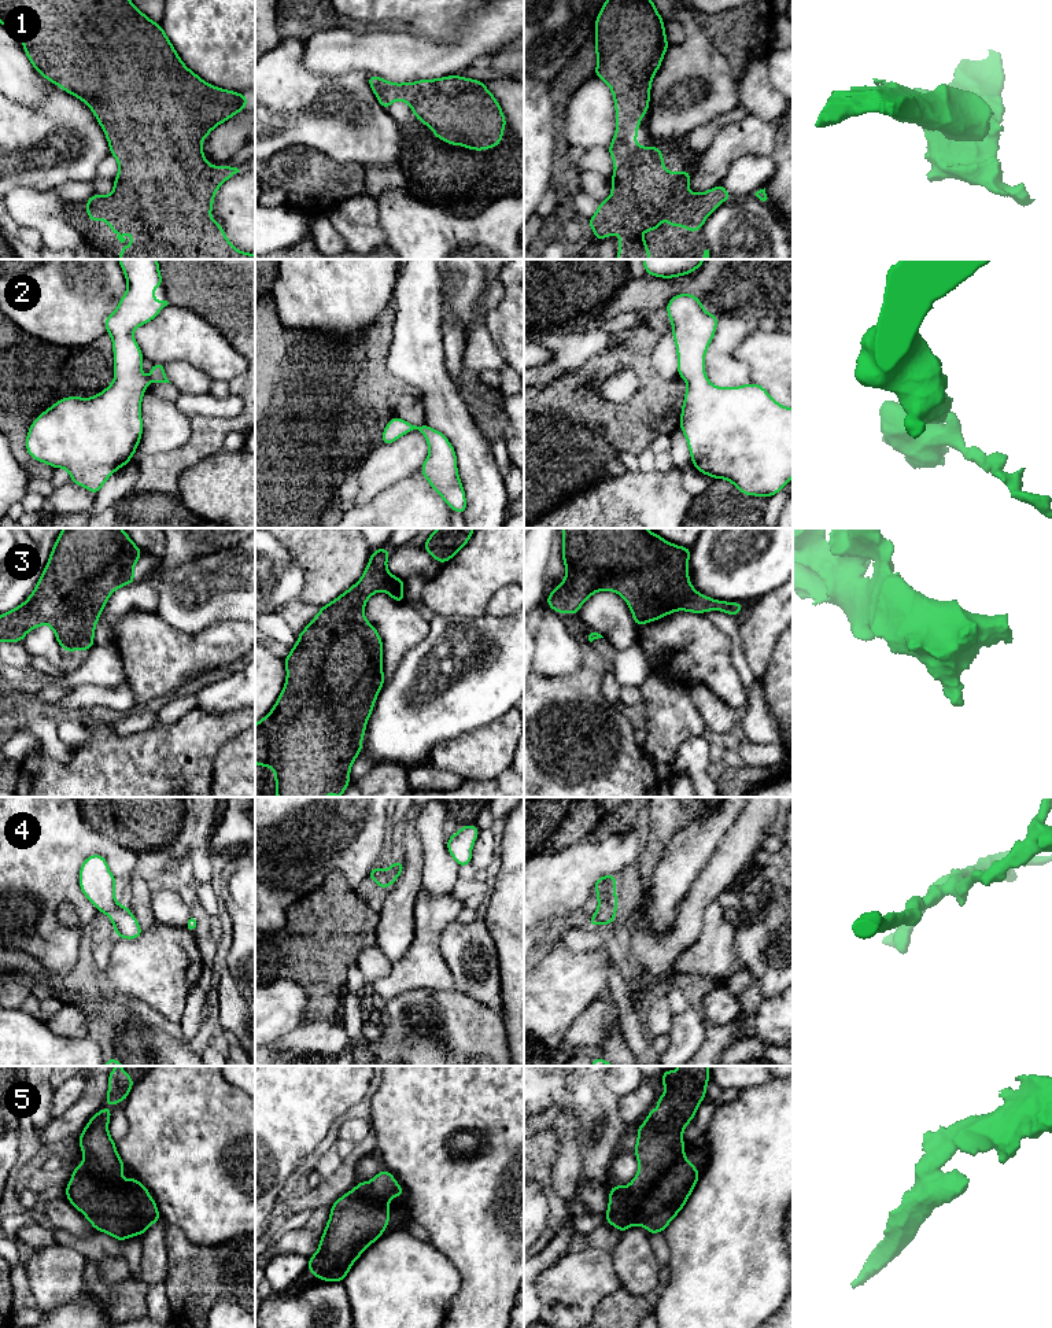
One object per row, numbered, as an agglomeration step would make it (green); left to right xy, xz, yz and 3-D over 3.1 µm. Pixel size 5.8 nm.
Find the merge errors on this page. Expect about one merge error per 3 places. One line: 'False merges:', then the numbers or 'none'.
False merges: none

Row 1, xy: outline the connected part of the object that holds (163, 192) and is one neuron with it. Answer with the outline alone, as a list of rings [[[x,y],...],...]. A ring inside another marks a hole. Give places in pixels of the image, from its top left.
[[[0,0],[0,23],[19,37],[32,66],[45,80],[56,84],[89,106],[106,133],[110,154],[117,159],[119,166],[118,174],[114,178],[114,191],[106,196],[93,193],[86,200],[85,209],[89,221],[107,221],[110,224],[110,232],[132,233],[132,247],[122,247],[119,259],[255,259],[255,254],[236,250],[225,236],[219,222],[211,220],[214,195],[219,185],[240,170],[230,165],[208,165],[202,150],[202,141],[208,133],[230,117],[239,114],[247,106],[250,97],[210,85],[189,70],[180,59],[160,23],[152,22],[130,0]]]

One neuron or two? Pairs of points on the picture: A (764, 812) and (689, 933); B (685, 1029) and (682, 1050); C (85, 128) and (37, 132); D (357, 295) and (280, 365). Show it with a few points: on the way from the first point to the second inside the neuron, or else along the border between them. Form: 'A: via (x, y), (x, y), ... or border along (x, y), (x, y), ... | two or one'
A: via (742, 843), (726, 869), (702, 892), (696, 903) | one
B: via (685, 1035), (683, 1044) | one
C: via (73, 126), (63, 125), (50, 131) | one
D: border along (285, 325), (335, 334), (349, 339) | two

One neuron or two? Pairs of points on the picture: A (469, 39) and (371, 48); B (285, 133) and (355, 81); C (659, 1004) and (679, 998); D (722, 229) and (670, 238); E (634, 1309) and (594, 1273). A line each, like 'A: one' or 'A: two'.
A: one
B: one
C: two
D: two
E: two

